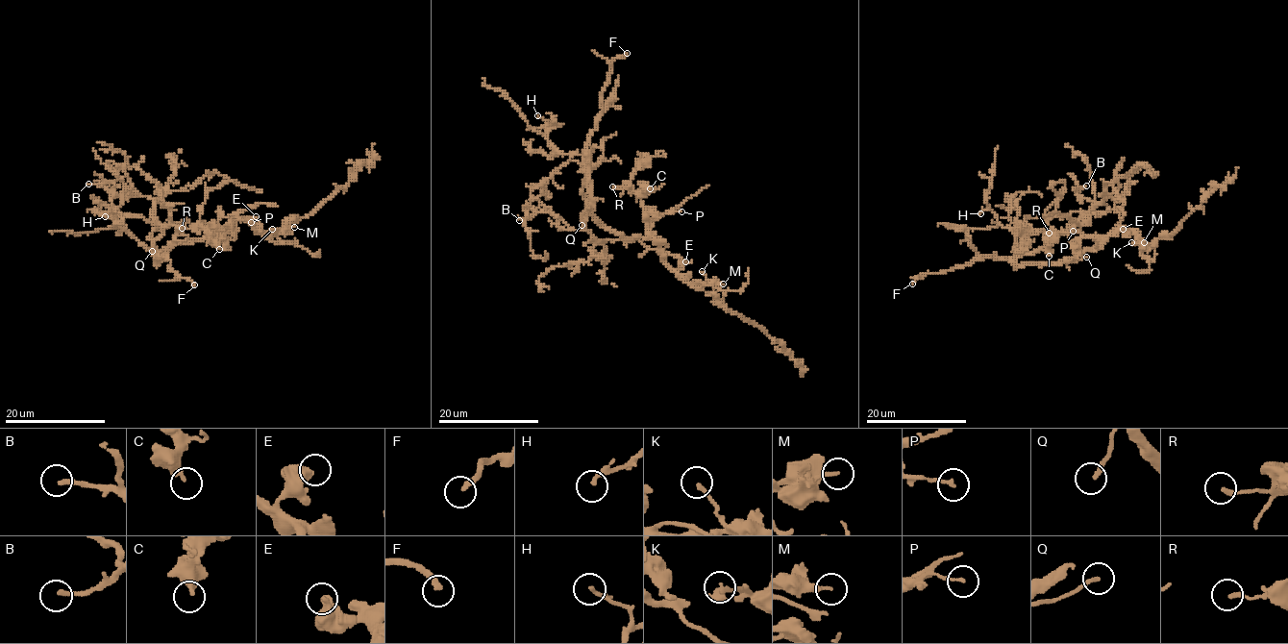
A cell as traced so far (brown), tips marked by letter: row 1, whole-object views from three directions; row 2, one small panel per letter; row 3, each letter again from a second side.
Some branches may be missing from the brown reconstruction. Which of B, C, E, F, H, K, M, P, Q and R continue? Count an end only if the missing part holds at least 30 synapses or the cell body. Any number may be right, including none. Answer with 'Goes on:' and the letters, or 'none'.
Goes on: F

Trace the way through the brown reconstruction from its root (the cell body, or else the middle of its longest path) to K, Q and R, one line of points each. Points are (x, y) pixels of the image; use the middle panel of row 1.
K: (604, 224), (625, 236), (651, 237), (657, 243), (665, 261), (689, 283), (705, 284), (707, 279), (702, 271)
Q: (604, 224), (590, 208), (582, 225)
R: (604, 224), (625, 236), (647, 236), (641, 197), (631, 189), (612, 186)

